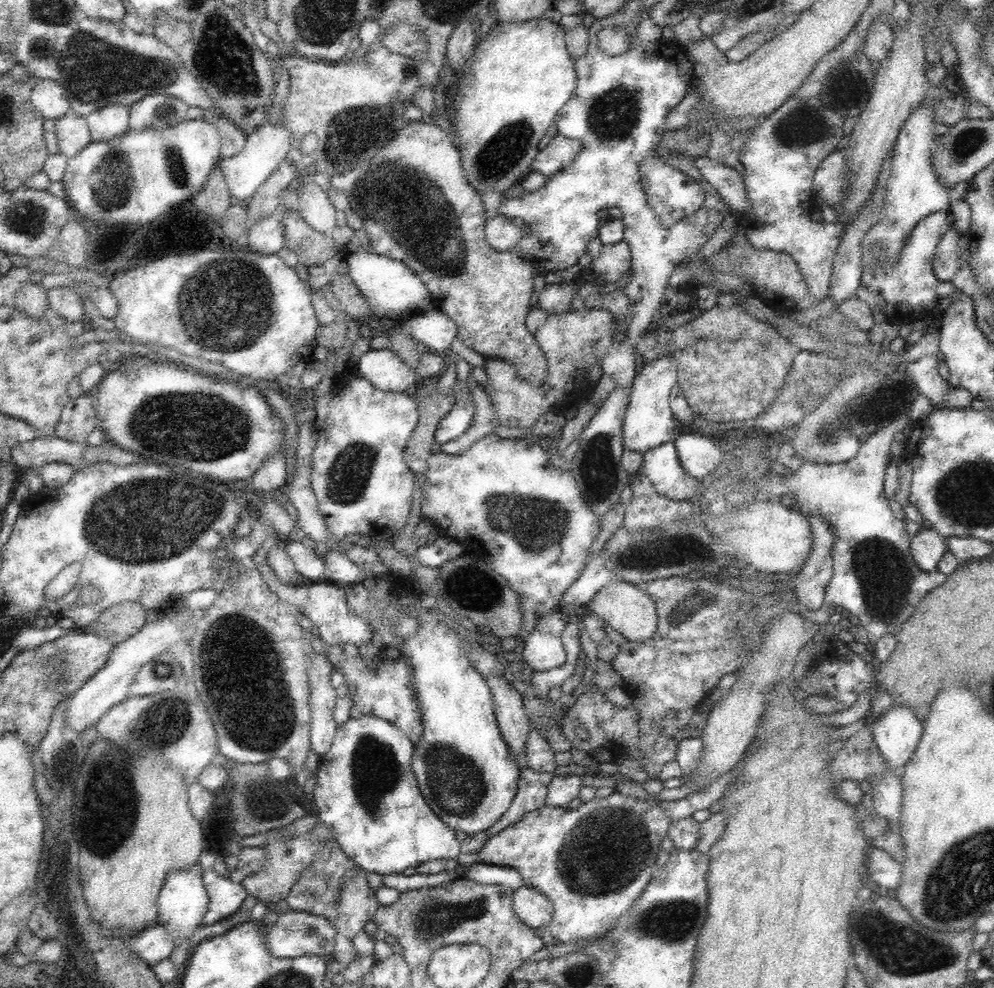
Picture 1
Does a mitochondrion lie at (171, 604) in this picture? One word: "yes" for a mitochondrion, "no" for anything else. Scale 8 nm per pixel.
no

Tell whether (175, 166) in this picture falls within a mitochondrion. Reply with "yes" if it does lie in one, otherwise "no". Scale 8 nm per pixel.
yes

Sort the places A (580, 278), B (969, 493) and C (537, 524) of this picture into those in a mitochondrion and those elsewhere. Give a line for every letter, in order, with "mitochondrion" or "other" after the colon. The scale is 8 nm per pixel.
A: other
B: mitochondrion
C: mitochondrion

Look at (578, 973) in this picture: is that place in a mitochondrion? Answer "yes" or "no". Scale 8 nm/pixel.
yes

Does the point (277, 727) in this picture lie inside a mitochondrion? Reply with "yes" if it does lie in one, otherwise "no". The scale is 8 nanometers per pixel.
yes

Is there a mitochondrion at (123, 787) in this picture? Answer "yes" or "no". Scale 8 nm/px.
no

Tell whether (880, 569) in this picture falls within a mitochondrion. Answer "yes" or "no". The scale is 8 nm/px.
yes

